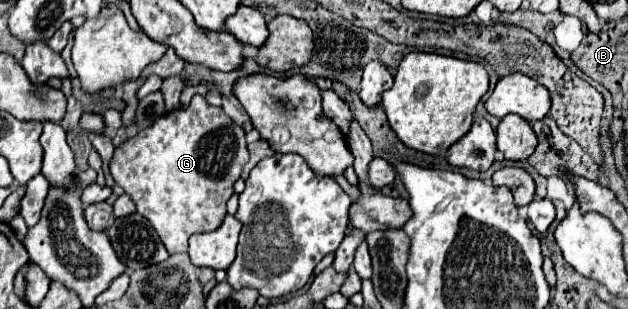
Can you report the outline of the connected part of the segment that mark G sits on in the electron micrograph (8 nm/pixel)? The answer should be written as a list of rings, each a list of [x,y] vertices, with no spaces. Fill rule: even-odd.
[[[194,96],[188,110],[174,110],[140,130],[114,150],[110,174],[132,198],[136,212],[144,216],[170,254],[186,252],[188,238],[196,232],[214,232],[226,216],[226,202],[234,194],[234,182],[248,162],[244,130],[222,108]]]

